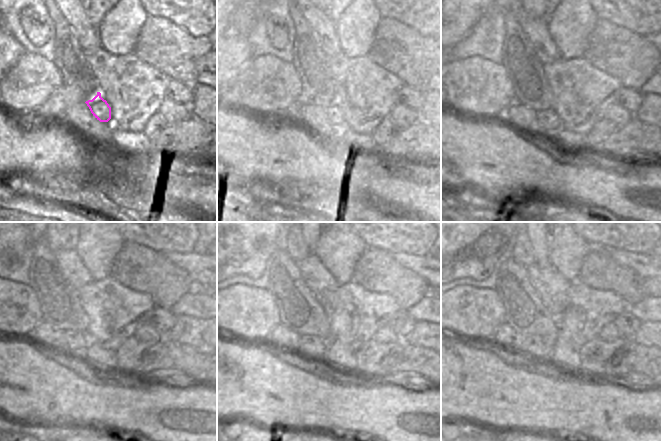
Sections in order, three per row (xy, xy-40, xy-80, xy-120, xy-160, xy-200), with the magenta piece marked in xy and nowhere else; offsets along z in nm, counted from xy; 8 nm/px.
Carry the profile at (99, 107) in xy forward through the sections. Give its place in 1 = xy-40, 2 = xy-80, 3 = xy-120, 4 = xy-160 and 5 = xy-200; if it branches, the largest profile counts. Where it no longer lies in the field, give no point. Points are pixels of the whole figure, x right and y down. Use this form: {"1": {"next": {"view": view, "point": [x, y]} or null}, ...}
{"1": {"next": {"view": "xy-40", "point": [323, 112]}}, "2": {"next": {"view": "xy-80", "point": [545, 124]}}, "3": {"next": {"view": "xy-120", "point": [94, 352]}}, "4": {"next": {"view": "xy-160", "point": [315, 348]}}, "5": {"next": {"view": "xy-200", "point": [534, 347]}}}

